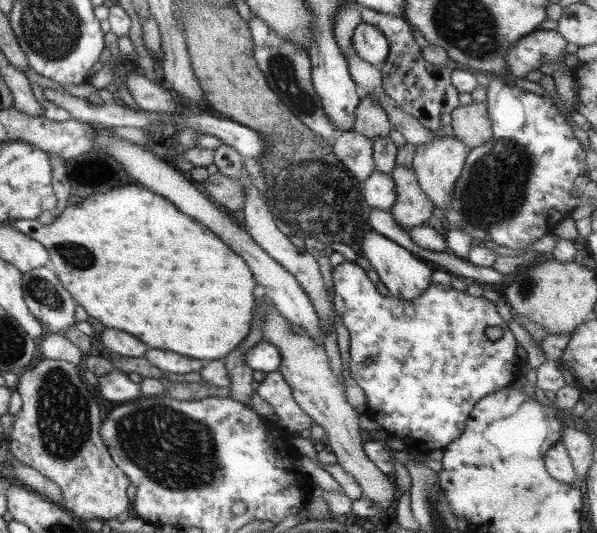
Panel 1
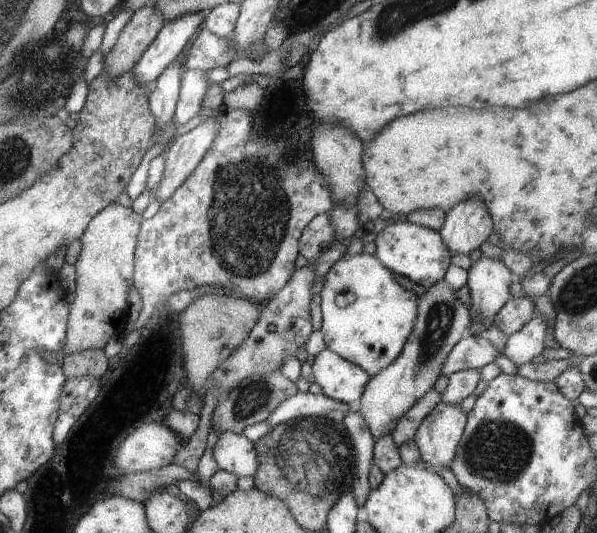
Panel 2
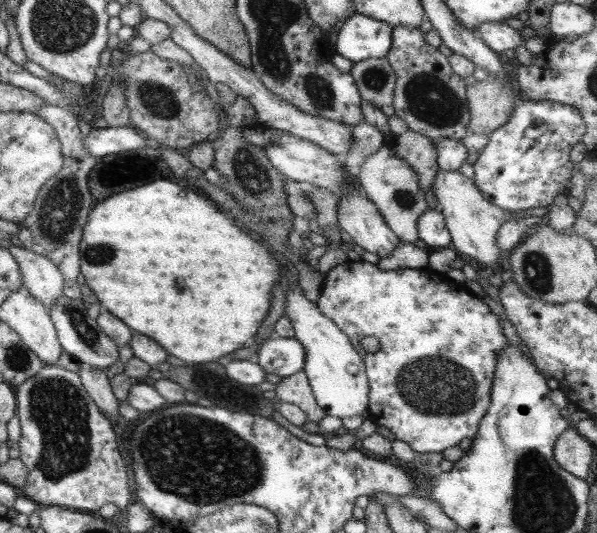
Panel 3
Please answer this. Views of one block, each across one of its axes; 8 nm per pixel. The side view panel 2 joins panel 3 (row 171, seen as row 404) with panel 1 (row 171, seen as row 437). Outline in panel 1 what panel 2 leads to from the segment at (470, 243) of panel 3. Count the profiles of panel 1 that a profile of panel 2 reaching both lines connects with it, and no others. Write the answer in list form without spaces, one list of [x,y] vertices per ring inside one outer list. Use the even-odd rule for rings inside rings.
[[[431,131],[433,138],[427,144],[415,146],[412,158],[412,170],[415,173],[420,189],[423,194],[429,198],[436,209],[436,213],[441,213],[447,204],[451,202],[451,192],[453,192],[453,184],[461,172],[467,152],[466,146],[457,138],[449,138],[441,132]]]

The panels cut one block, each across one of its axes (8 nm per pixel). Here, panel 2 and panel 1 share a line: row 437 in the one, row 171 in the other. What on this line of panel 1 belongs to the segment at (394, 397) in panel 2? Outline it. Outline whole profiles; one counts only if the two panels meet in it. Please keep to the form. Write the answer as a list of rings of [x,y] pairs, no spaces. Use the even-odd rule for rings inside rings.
[[[374,171],[367,177],[362,184],[363,200],[367,208],[389,211],[395,202],[395,183],[391,175]]]

